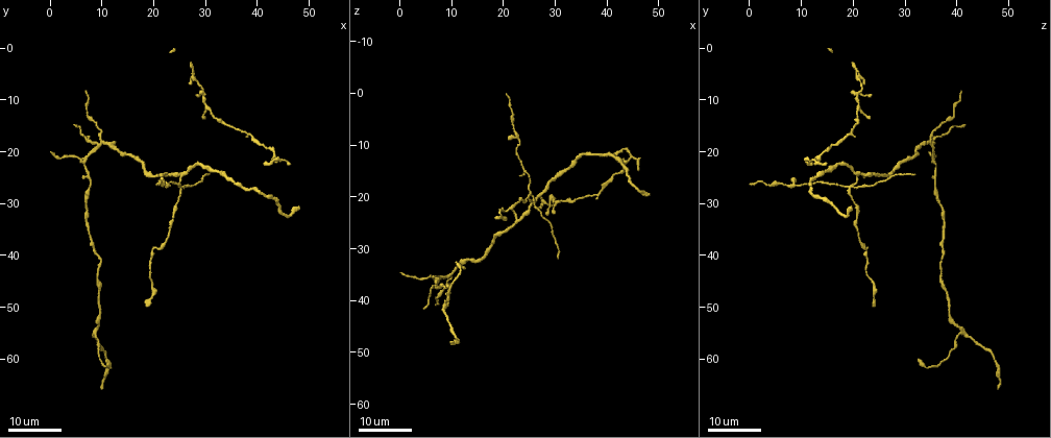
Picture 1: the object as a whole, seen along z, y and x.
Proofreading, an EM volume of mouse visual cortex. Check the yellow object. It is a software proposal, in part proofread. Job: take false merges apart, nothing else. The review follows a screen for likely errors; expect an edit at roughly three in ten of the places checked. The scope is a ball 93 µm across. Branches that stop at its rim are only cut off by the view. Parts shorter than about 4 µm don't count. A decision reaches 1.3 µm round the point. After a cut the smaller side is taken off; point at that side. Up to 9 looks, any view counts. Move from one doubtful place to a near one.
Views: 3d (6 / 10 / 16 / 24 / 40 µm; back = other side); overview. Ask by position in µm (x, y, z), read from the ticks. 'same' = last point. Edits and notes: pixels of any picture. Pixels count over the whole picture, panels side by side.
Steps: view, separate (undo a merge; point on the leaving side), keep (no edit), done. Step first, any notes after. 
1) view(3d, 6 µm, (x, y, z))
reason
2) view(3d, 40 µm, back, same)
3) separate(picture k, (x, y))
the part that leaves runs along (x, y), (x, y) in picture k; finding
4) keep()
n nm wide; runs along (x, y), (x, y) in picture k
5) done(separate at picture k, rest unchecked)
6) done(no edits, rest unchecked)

view(3d, 16 µm, (9.5, 51.5, 39.0))
calibre changes

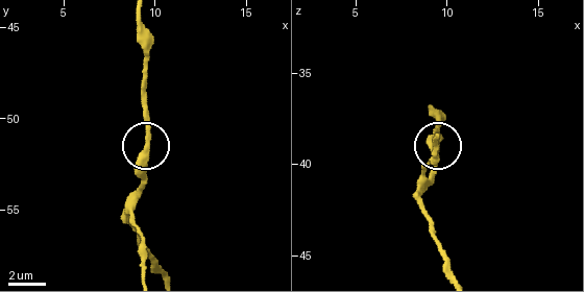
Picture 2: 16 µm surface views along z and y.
view(3d, 6 µm, same)

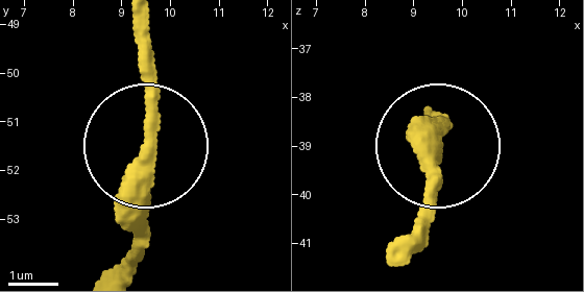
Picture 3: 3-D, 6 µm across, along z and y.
keep()
all the same neuron

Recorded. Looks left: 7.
view(3d, 24 µm, (25.5, 27.0, 19.5))
looks like a crossing

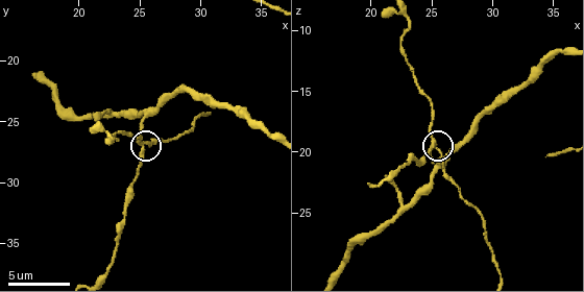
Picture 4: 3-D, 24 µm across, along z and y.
view(3d, 6 µm, same)

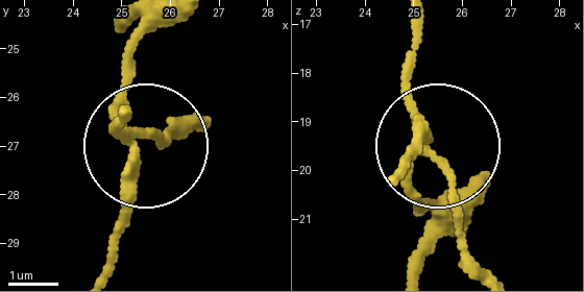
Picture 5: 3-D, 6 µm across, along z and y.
separate(picture 5, (110, 130))
4 arms; a second neuron is stuck on

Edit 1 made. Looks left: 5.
view(3d, 24 µm, (6.5, 21.5, 35.5))
a fork

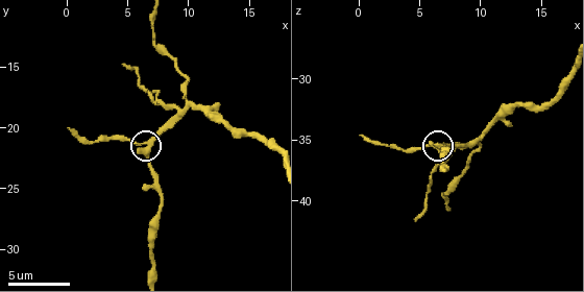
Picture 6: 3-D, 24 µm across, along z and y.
view(3d, 6 µm, same)
zoom in

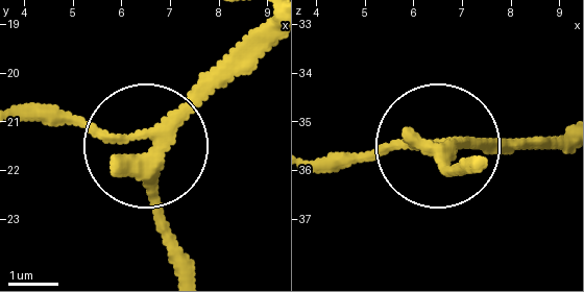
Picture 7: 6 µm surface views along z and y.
keep()
270 nm wide; runs along (265, 23), (141, 136), (103, 140), (32, 106) in picture 7; all the same neuron

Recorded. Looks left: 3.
done(separate at picture 5, rest unchecked)

